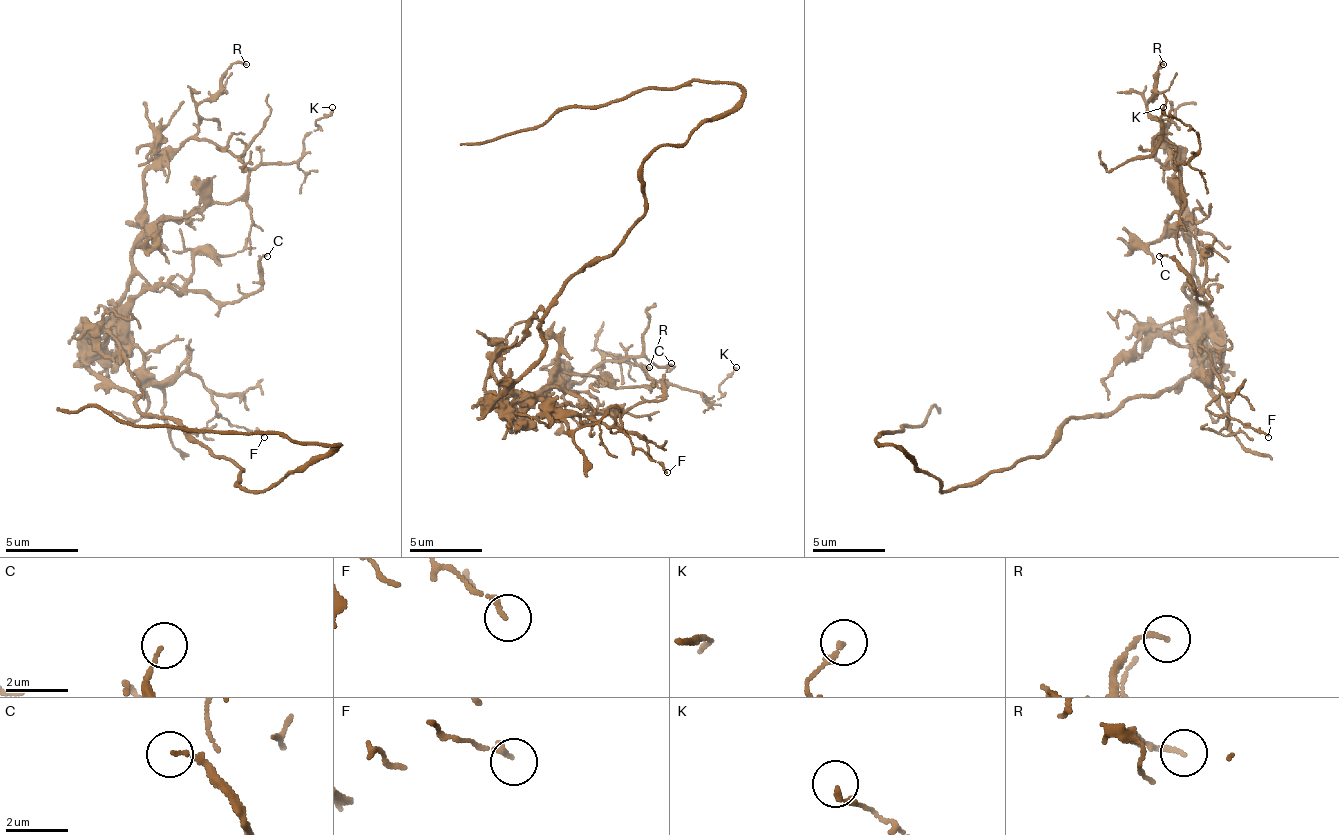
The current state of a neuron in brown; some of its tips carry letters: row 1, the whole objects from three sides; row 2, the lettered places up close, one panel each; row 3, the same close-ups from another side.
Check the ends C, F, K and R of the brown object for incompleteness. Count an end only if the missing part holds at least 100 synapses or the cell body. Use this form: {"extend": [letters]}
{"extend": []}

